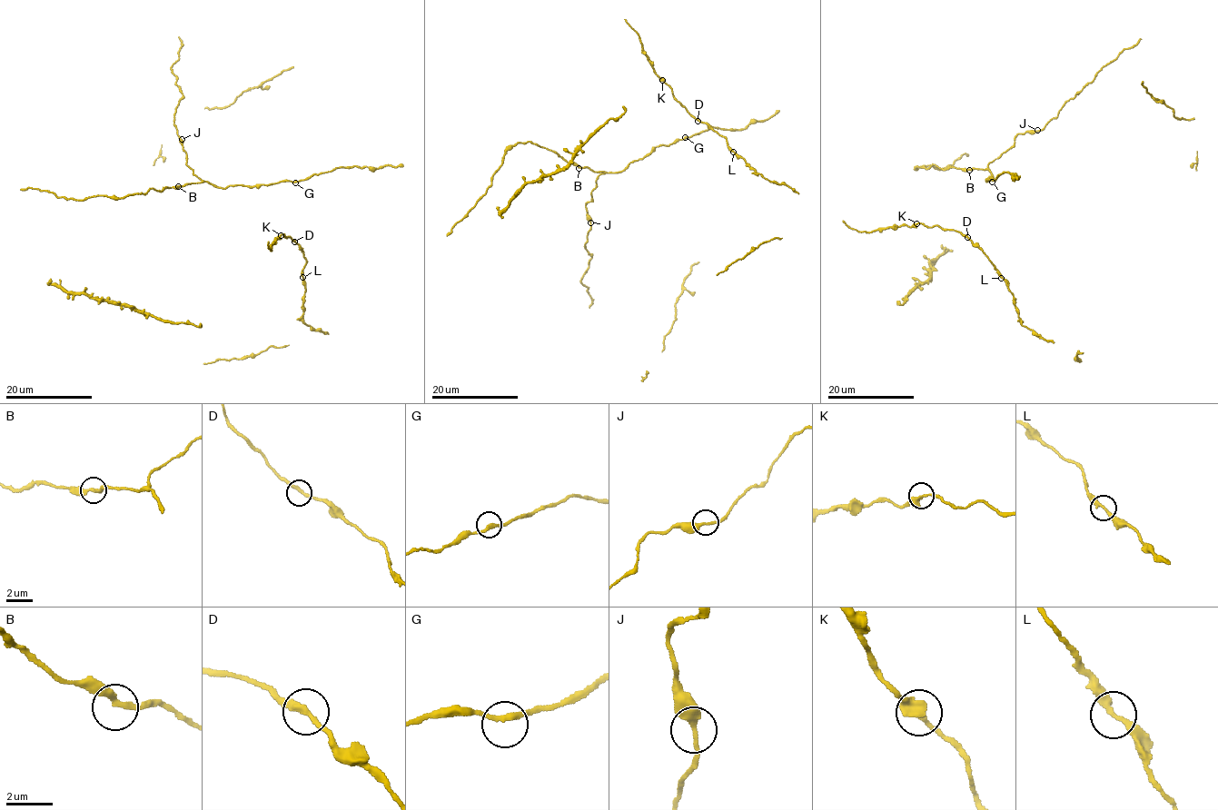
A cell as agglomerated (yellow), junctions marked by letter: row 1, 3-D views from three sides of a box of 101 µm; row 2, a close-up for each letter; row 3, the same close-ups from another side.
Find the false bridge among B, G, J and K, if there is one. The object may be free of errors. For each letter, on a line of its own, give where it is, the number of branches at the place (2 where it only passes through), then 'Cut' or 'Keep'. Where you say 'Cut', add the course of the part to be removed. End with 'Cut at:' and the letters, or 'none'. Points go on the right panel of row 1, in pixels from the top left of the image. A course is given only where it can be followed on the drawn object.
B: Place: (969, 170). Branches: 2. Keep
G: Place: (992, 182). Branches: 2. Keep
J: Place: (1037, 130). Branches: 2. Keep
K: Place: (916, 223). Branches: 2. Keep
Cut at: none

